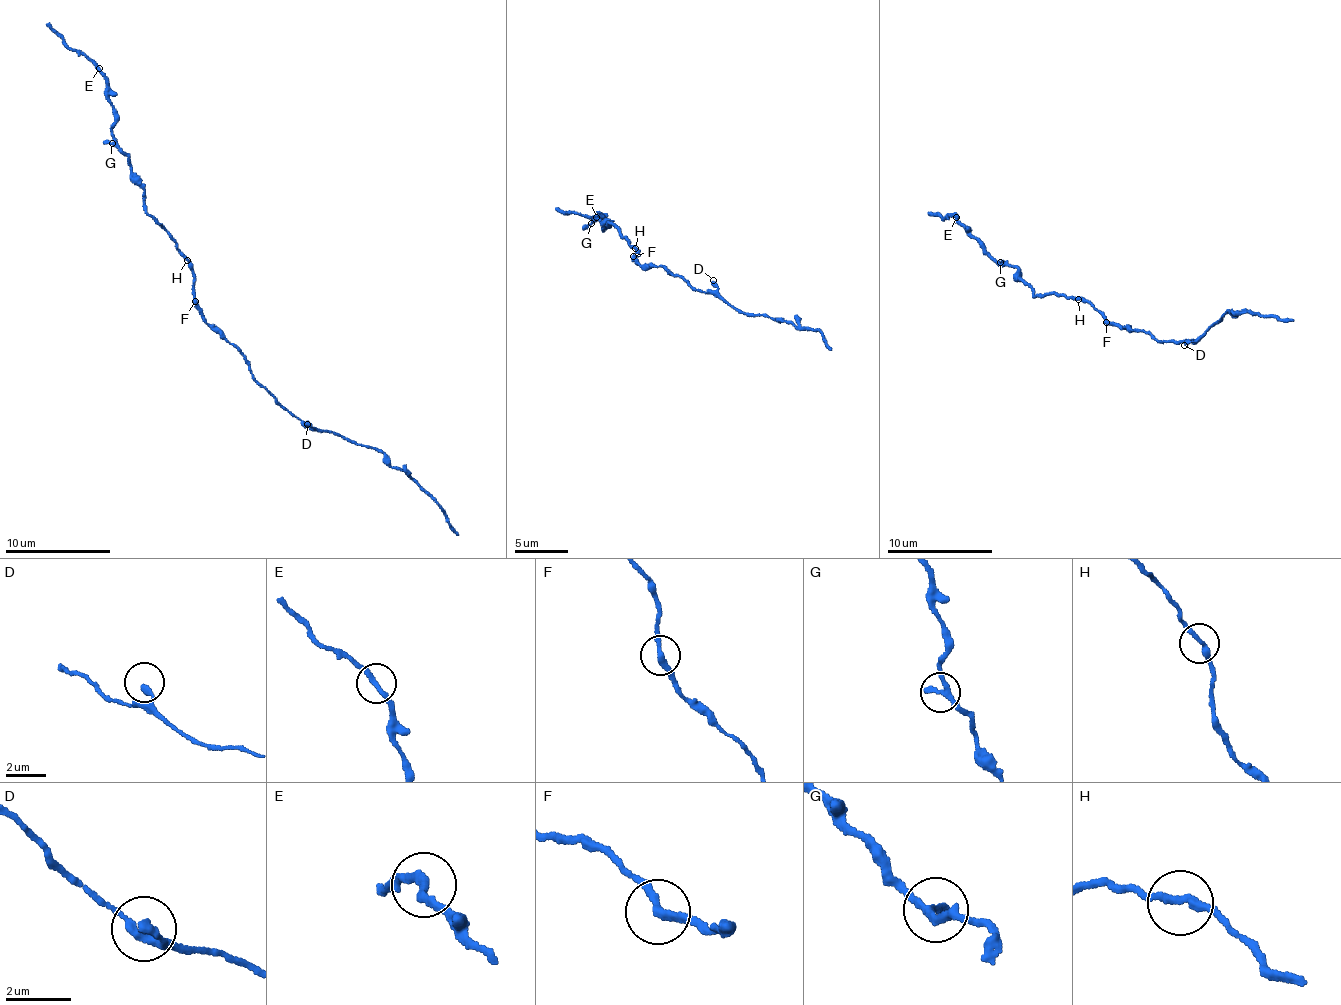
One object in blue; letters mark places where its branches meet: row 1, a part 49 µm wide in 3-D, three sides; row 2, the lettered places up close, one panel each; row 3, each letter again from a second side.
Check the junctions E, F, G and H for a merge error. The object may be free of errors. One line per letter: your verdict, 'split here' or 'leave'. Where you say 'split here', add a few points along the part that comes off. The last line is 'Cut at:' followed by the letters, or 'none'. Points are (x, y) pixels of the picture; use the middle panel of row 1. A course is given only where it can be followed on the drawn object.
E: leave
F: leave
G: leave
H: leave
Cut at: none

